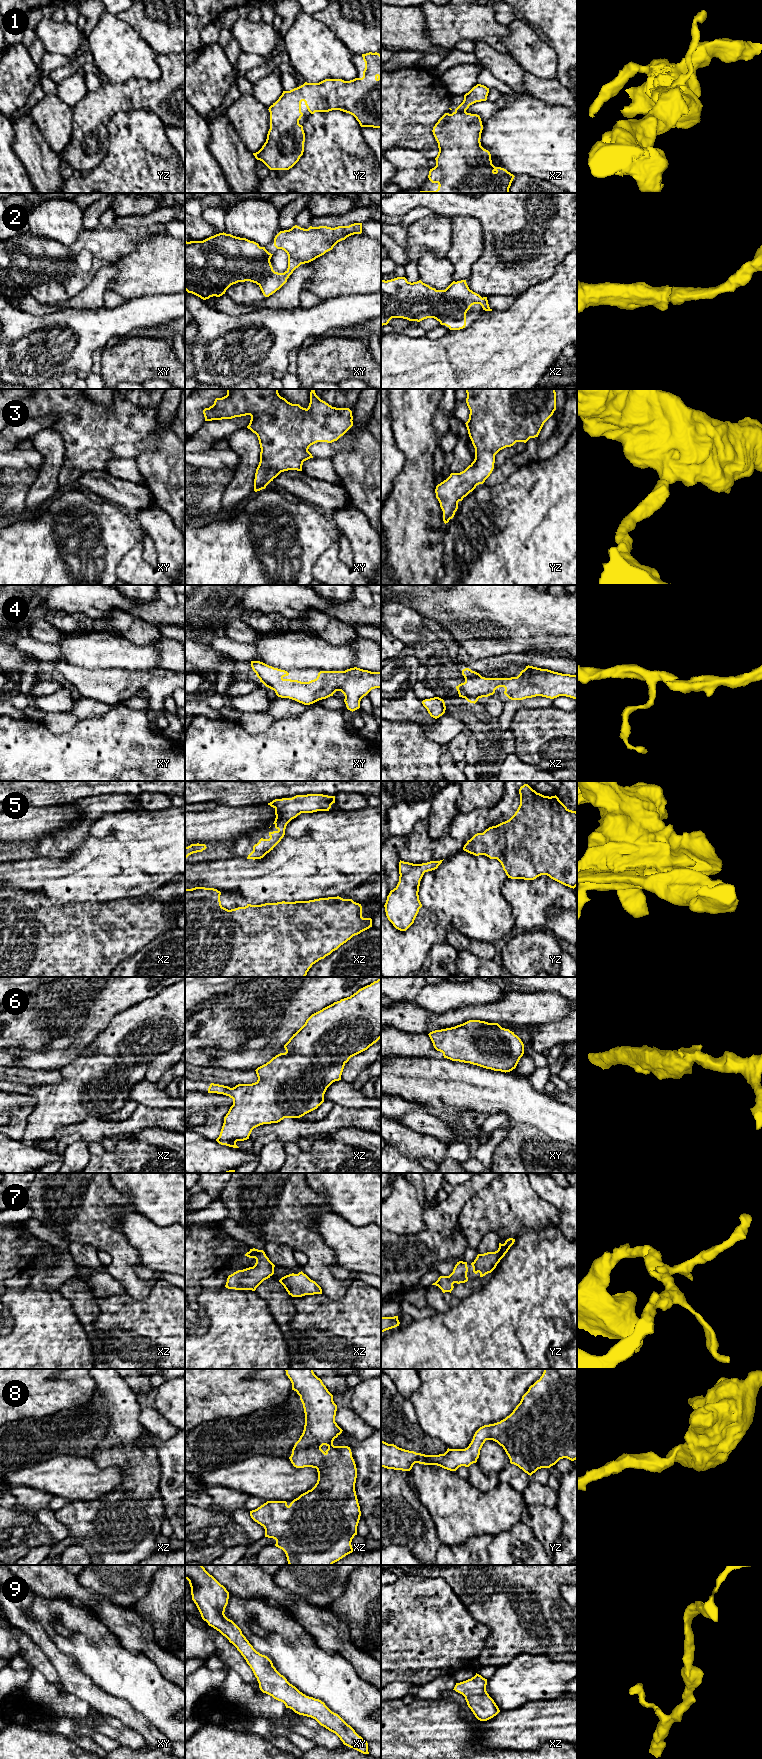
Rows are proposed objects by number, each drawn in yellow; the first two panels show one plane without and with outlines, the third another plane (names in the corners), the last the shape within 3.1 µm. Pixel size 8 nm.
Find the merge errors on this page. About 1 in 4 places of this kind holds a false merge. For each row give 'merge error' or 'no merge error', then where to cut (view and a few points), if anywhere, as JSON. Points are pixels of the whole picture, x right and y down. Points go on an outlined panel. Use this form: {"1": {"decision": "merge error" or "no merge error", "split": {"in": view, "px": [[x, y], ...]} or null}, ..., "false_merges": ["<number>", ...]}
{"1": {"decision": "no merge error", "split": null}, "2": {"decision": "no merge error", "split": null}, "3": {"decision": "no merge error", "split": null}, "4": {"decision": "no merge error", "split": null}, "5": {"decision": "no merge error", "split": null}, "6": {"decision": "no merge error", "split": null}, "7": {"decision": "no merge error", "split": null}, "8": {"decision": "no merge error", "split": null}, "9": {"decision": "no merge error", "split": null}, "false_merges": []}

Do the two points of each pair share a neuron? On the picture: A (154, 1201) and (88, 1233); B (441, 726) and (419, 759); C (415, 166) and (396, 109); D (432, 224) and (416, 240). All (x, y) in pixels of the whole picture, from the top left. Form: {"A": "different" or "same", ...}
{"A": "different", "B": "different", "C": "different", "D": "same"}

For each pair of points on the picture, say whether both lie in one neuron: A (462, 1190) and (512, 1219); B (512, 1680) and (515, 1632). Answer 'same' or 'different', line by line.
A: different
B: different

